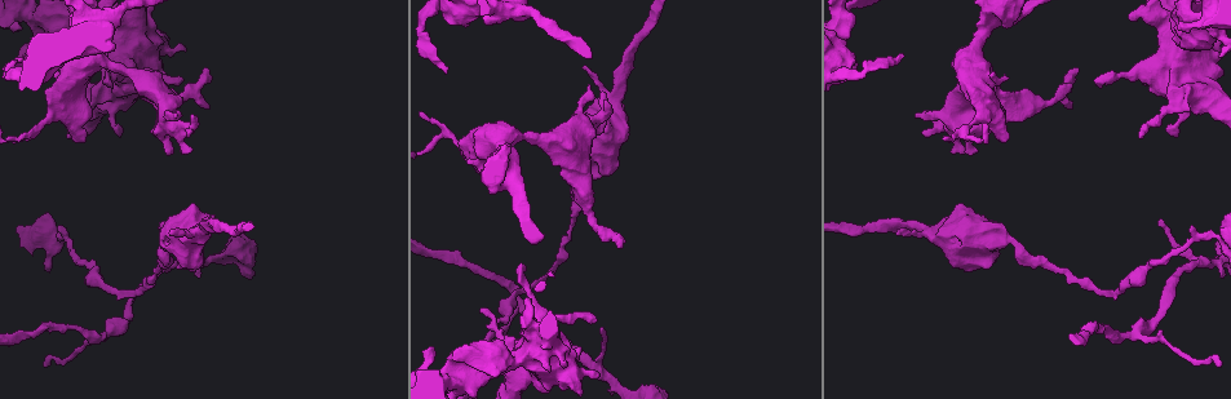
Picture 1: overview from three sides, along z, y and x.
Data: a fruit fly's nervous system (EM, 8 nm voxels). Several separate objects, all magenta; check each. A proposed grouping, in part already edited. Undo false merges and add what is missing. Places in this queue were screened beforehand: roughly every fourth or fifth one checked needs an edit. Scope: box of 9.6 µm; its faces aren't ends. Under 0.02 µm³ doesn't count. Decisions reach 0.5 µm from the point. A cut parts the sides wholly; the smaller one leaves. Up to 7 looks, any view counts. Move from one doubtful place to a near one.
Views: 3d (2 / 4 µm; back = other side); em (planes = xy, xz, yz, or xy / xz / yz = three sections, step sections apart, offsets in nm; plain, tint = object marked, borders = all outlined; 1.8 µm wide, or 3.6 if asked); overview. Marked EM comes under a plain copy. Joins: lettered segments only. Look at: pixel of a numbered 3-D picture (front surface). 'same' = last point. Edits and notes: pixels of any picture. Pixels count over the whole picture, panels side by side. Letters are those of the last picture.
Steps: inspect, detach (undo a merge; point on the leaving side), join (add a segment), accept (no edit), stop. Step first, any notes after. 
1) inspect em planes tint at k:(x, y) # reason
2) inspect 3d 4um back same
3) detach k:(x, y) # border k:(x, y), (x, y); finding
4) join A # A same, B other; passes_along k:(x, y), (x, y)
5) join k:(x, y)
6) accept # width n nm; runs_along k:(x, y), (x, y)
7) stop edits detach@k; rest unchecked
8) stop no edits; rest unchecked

inspect 3d 4um back at 1:(444, 72) # free end

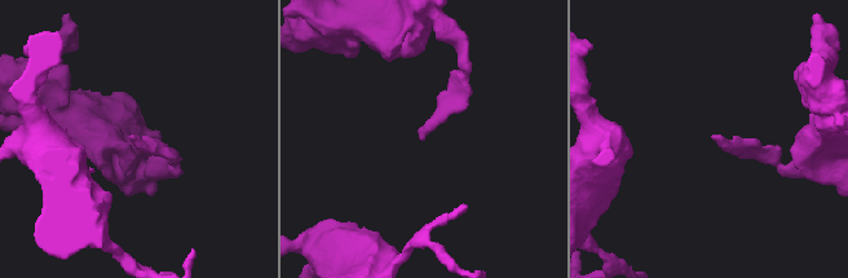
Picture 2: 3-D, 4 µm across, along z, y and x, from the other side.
inspect em yz step 4 tint at 2:(713, 137) # shape alone is not enough

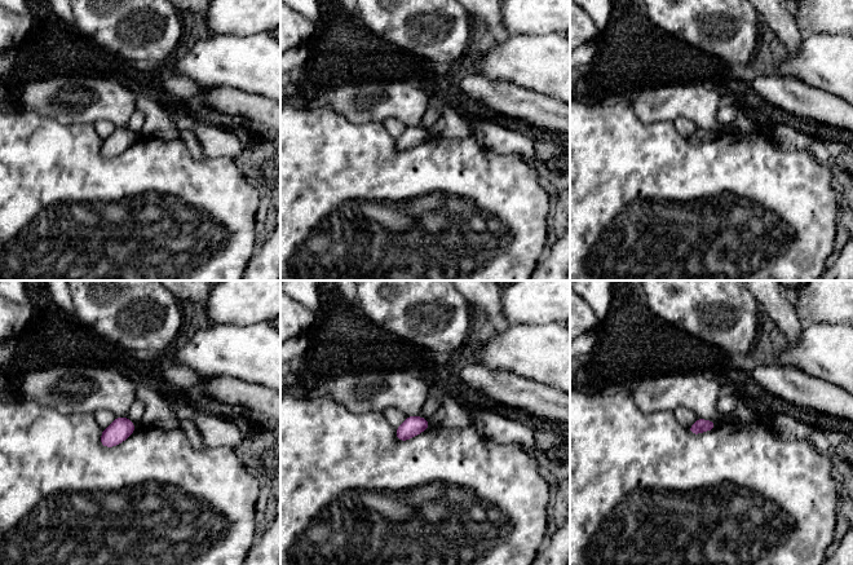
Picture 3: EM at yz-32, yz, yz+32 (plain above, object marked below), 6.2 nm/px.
inspect em xz step 16 borders same

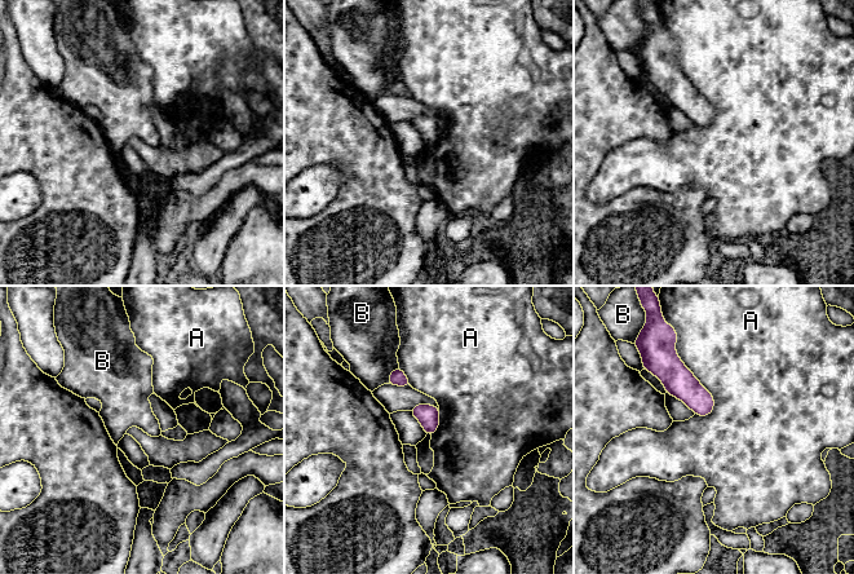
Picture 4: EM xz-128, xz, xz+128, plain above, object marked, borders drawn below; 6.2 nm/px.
accept # width 130 nm; A other, B other; border 4:(676, 354), (711, 394), (707, 416); none of them fits

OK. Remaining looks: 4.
inspect em planes borders at 1:(1004, 76) # free end

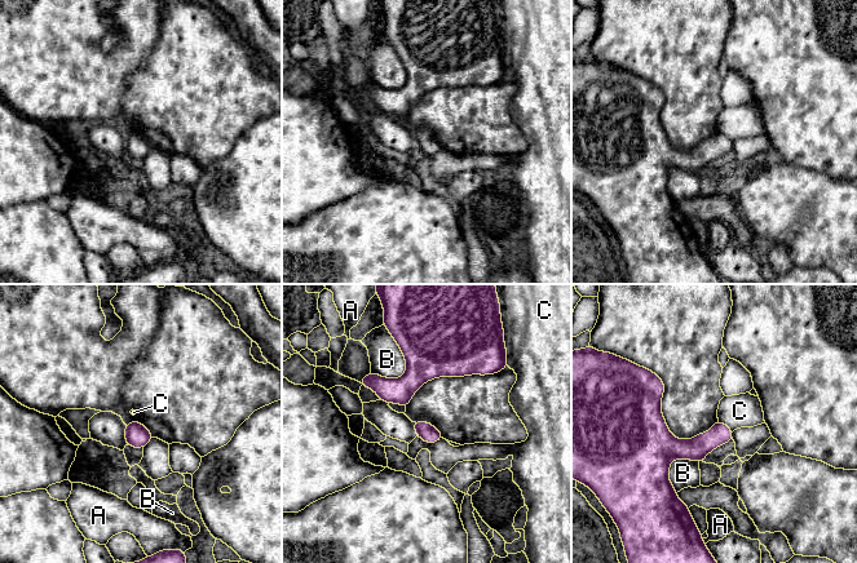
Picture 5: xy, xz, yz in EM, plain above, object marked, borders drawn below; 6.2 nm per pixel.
accept # A other, B other, C other; border 5:(418, 435), (425, 442), (442, 438); no lettered segment goes on from it

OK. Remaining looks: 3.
inspect 3d 2um at 1:(600, 329) # an open end

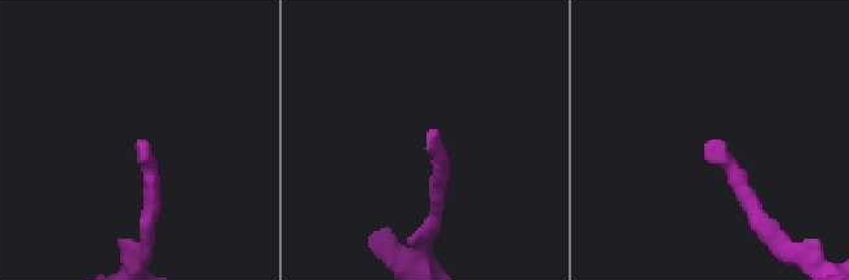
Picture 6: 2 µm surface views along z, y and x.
inspect em planes borders at 6:(428, 132) # need the tissue

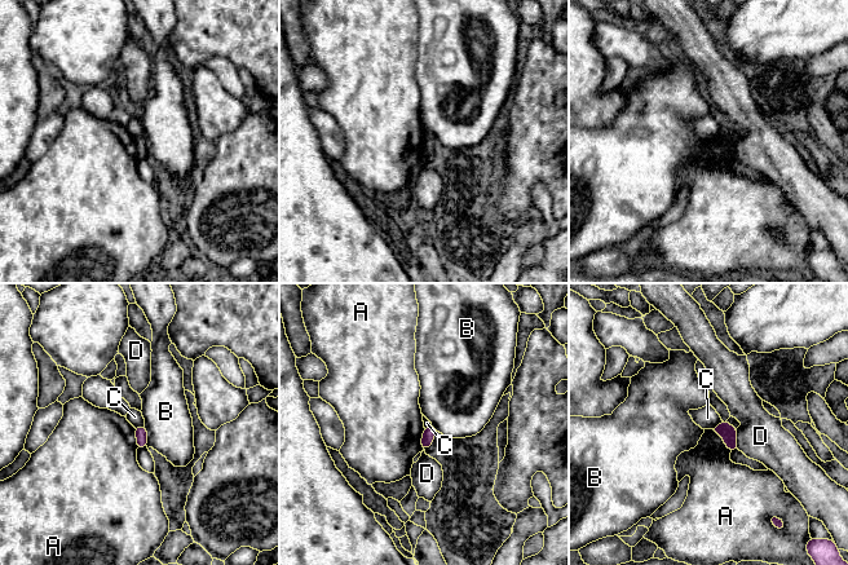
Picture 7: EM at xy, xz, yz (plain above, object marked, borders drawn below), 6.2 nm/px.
accept # width 80 nm; A other, B other, C other, D other; border 7:(723, 422), (712, 429); none of them fits

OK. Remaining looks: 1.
stop no edits; rest unchecked

